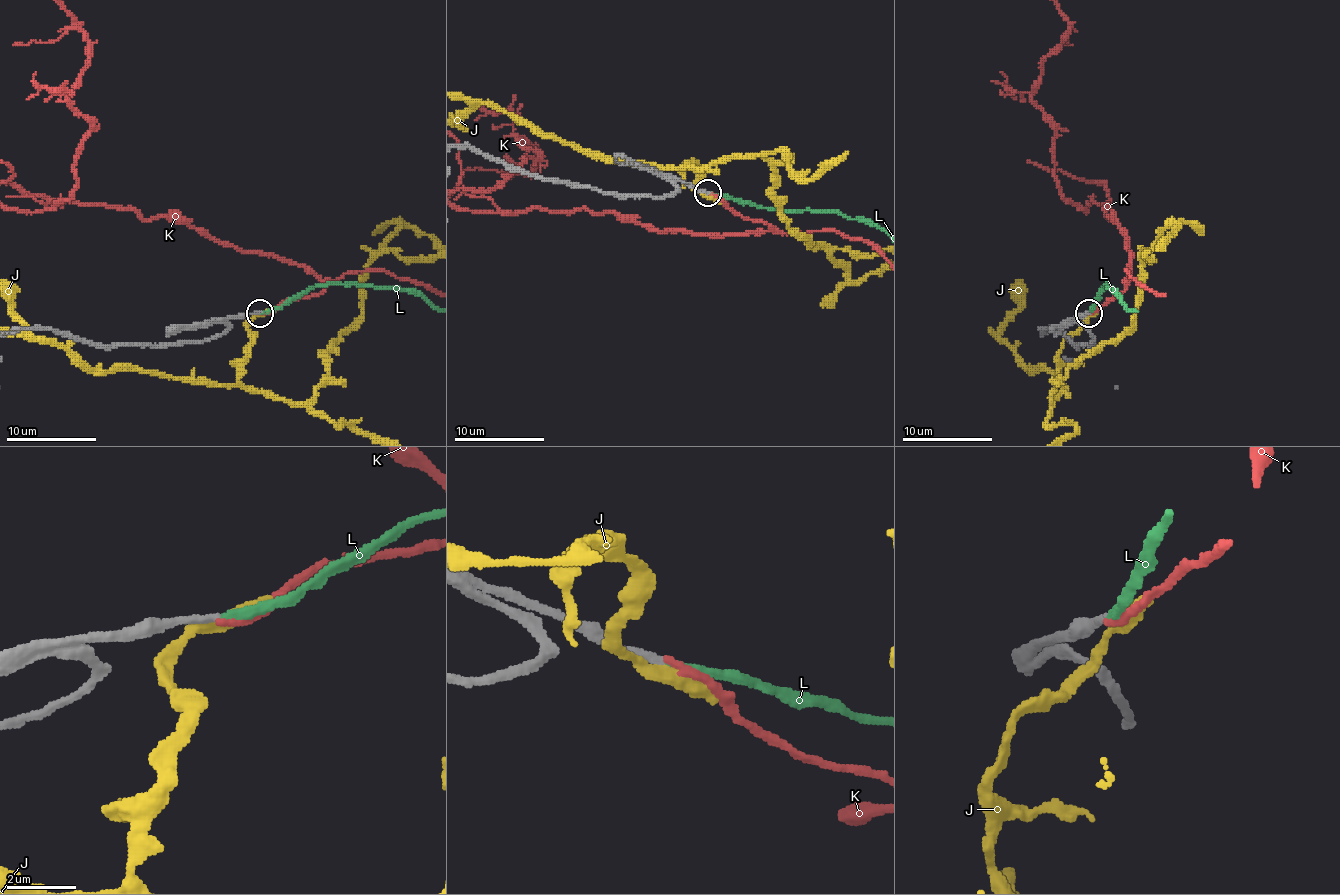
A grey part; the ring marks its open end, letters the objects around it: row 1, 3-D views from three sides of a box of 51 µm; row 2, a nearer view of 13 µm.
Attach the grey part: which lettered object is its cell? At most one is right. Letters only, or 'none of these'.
L

